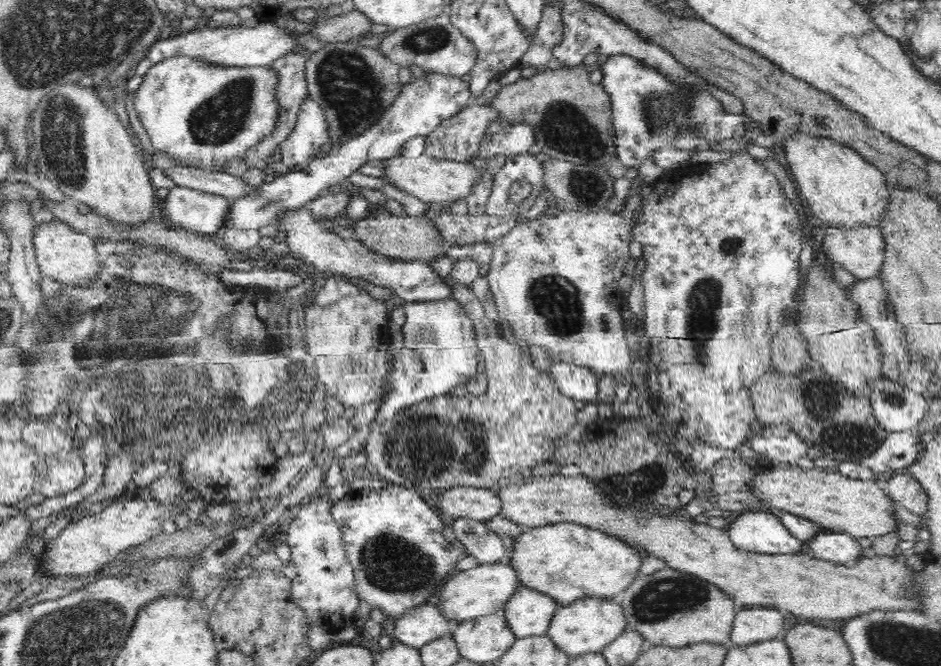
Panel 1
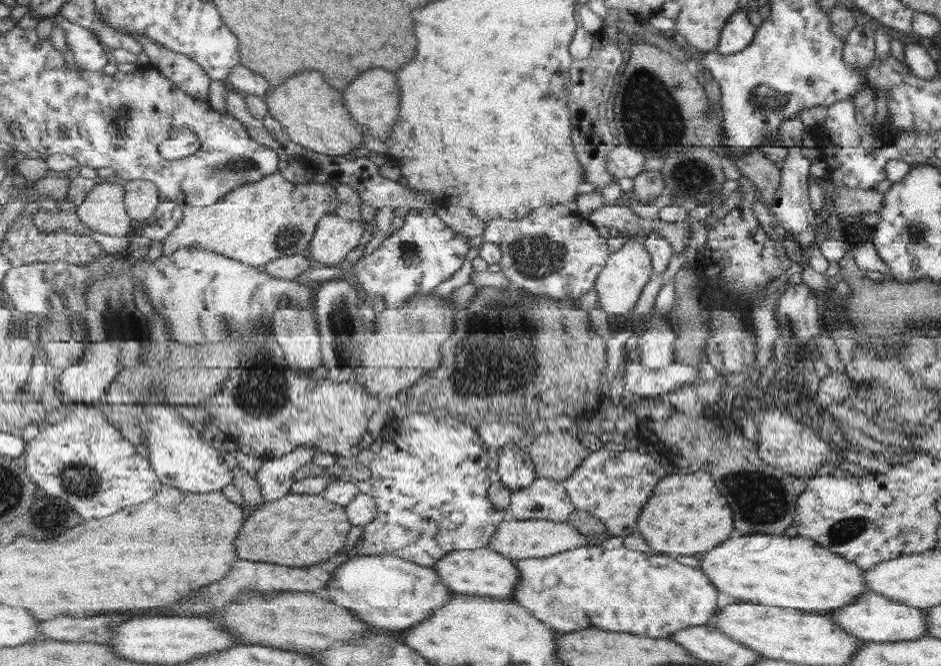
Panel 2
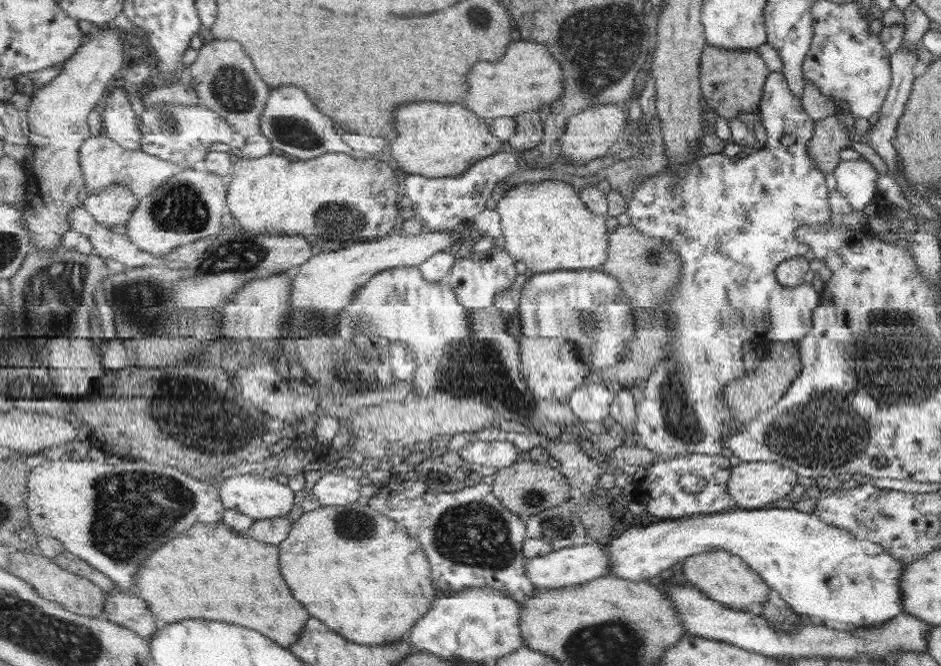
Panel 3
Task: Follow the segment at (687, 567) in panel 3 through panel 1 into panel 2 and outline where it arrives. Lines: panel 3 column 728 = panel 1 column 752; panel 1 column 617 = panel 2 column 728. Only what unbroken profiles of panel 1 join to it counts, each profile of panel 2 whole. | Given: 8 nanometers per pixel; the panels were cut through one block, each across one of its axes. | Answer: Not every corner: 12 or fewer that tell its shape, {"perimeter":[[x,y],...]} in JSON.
{"perimeter":[[712,478],[660,481],[638,531],[661,554],[725,542],[732,510]]}

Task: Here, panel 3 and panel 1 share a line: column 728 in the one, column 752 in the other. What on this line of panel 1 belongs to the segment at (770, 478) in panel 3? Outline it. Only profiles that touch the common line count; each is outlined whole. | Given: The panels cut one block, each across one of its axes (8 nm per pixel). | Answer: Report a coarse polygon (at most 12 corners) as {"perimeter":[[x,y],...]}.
{"perimeter":[[774,464],[749,482],[772,509],[857,540],[897,530],[885,489]]}

